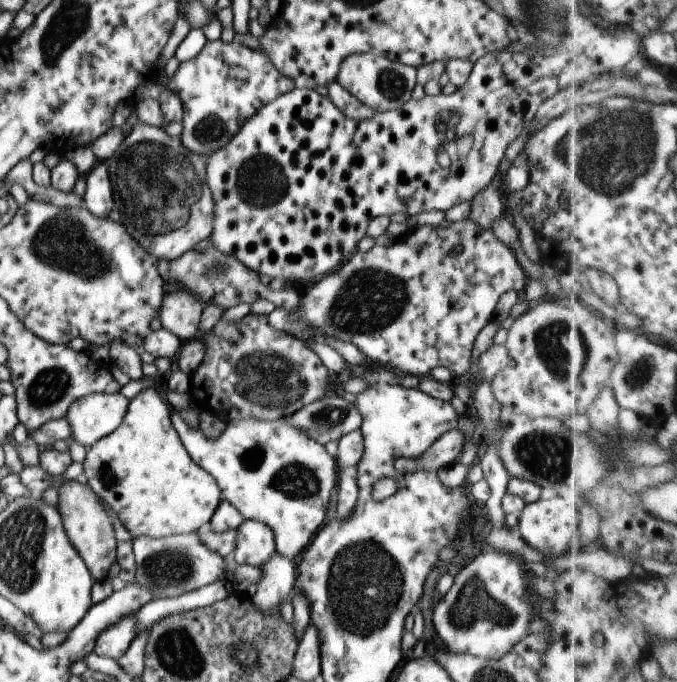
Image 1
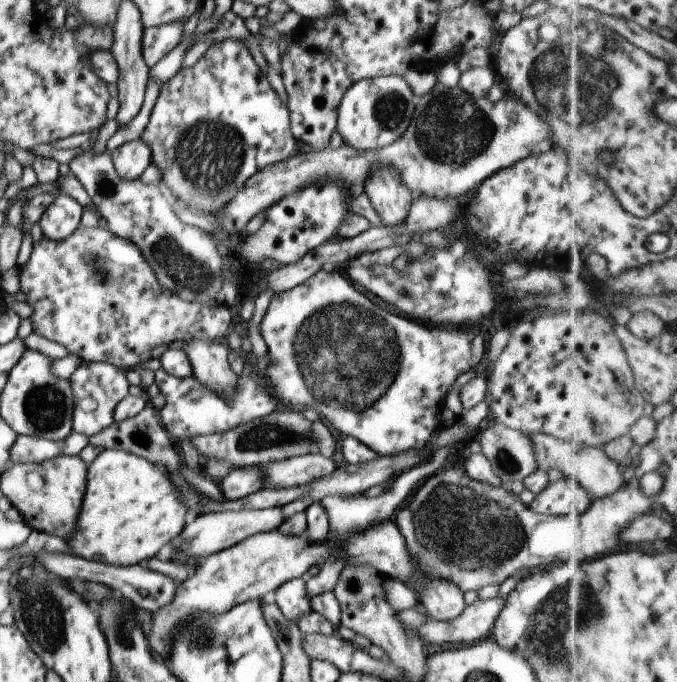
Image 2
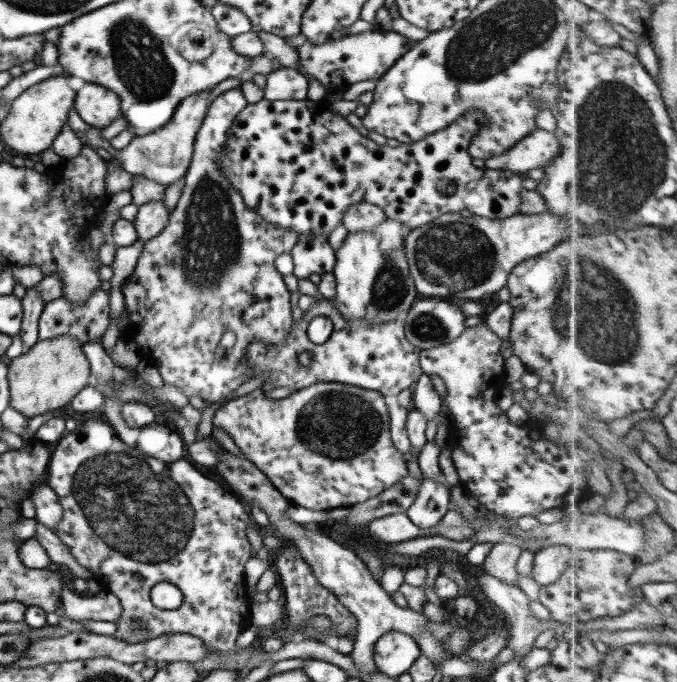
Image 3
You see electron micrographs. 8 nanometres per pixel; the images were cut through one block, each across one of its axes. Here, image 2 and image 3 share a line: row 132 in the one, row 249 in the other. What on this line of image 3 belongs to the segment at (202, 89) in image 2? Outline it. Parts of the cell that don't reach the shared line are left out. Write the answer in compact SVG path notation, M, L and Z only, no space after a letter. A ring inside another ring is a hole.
M239 87L227 90L214 98L214 102L209 105L206 117L198 130L195 137L193 147L193 158L186 174L184 176L184 184L179 201L174 208L174 211L169 214L166 227L160 232L160 235L151 238L143 244L141 255L138 257L135 269L129 278L123 281L121 285L122 296L125 303L125 311L128 313L129 323L127 324L126 332L131 333L136 347L142 352L146 352L151 358L151 363L158 369L160 376L163 378L163 384L172 384L181 390L188 398L190 396L200 396L202 400L210 402L226 403L235 398L234 392L251 378L254 370L246 364L247 346L256 342L264 342L267 346L280 344L293 330L292 311L290 307L290 294L284 279L283 274L278 272L274 261L284 253L290 253L296 246L299 238L296 231L282 229L278 225L268 223L258 217L256 210L250 210L243 201L242 195L231 185L231 182L225 177L225 174L220 169L220 156L224 150L230 126L234 122L234 118L246 108L247 102L244 98L242 89Z

